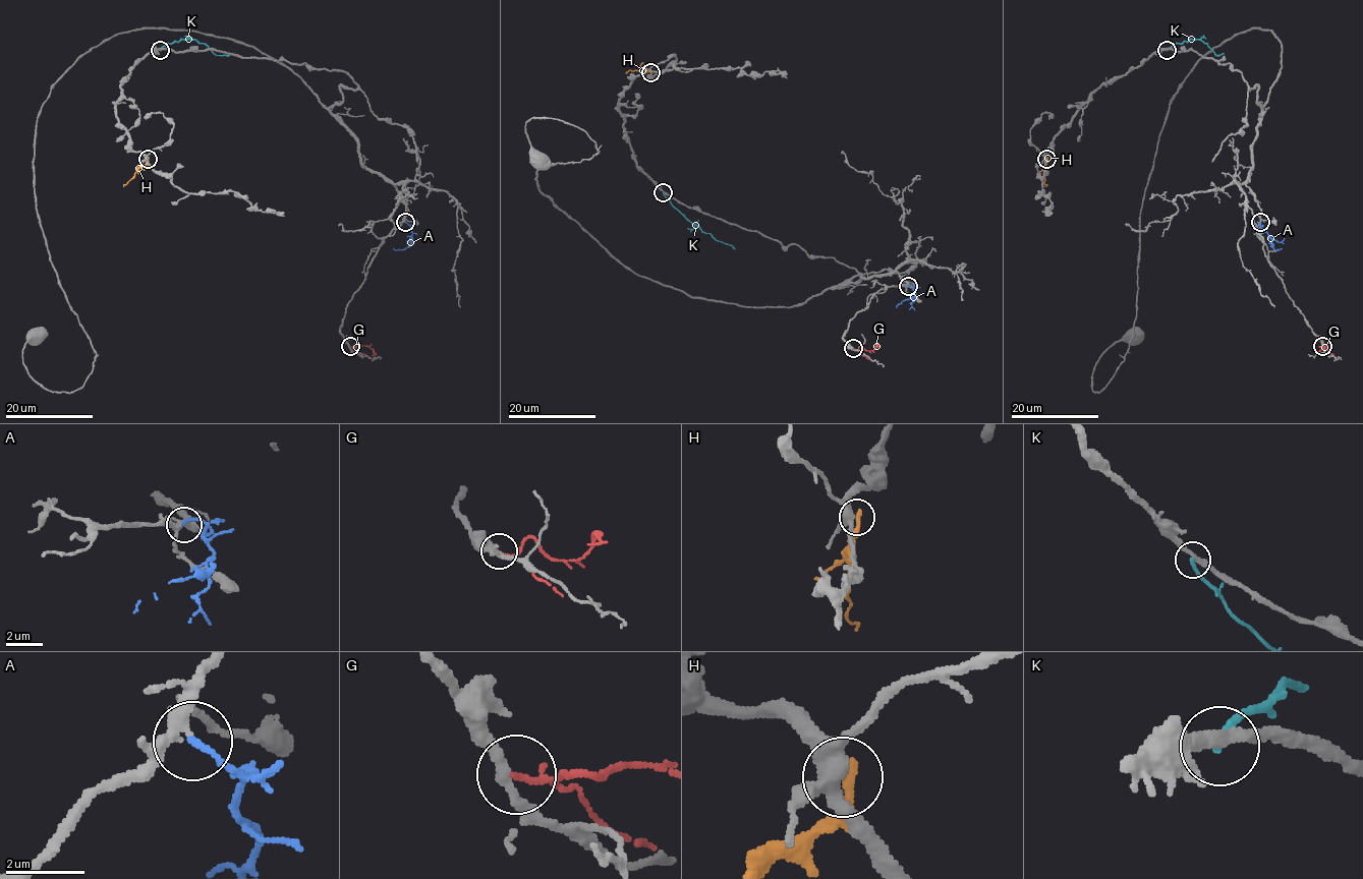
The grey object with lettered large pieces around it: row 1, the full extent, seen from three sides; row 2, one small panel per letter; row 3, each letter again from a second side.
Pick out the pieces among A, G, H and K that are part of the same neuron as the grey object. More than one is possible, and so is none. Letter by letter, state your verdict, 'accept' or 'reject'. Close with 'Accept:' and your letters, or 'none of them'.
A: accept
G: reject
H: reject
K: reject
Accept: A

